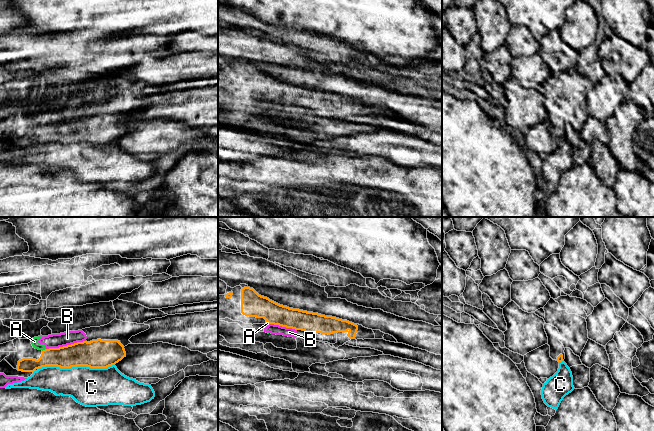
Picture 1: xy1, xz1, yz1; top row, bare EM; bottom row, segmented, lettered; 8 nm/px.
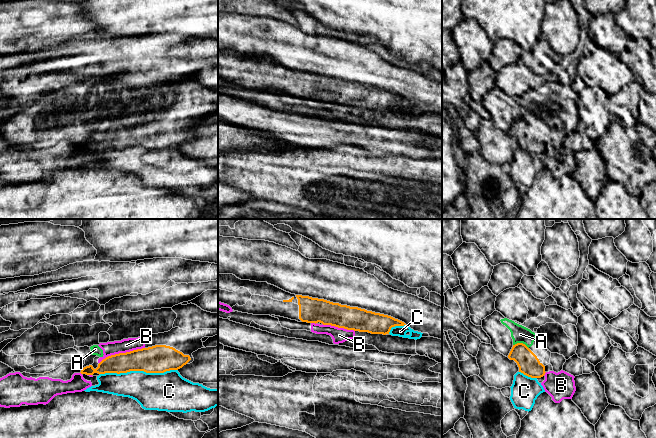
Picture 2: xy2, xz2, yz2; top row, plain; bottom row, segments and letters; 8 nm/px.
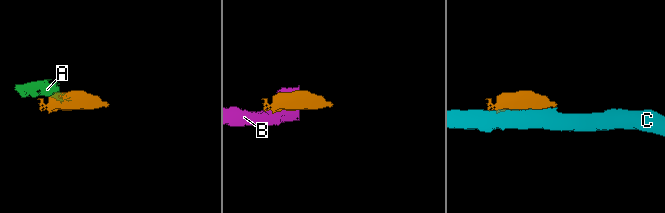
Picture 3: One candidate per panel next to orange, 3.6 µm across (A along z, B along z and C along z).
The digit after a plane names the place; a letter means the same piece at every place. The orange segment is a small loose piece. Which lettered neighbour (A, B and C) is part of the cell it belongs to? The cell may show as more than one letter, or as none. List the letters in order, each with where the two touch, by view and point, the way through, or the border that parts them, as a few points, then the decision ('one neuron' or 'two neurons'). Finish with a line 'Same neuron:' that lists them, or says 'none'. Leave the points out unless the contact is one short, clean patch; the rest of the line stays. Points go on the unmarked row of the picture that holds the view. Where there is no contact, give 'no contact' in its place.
A: yz2 (521, 119) | along yz2 (513, 120), (523, 119), (528, 124) | two neurons
B: xy2 (121, 129) | two neurons
C: xy2 (138, 146) | two neurons
Same neuron: none

